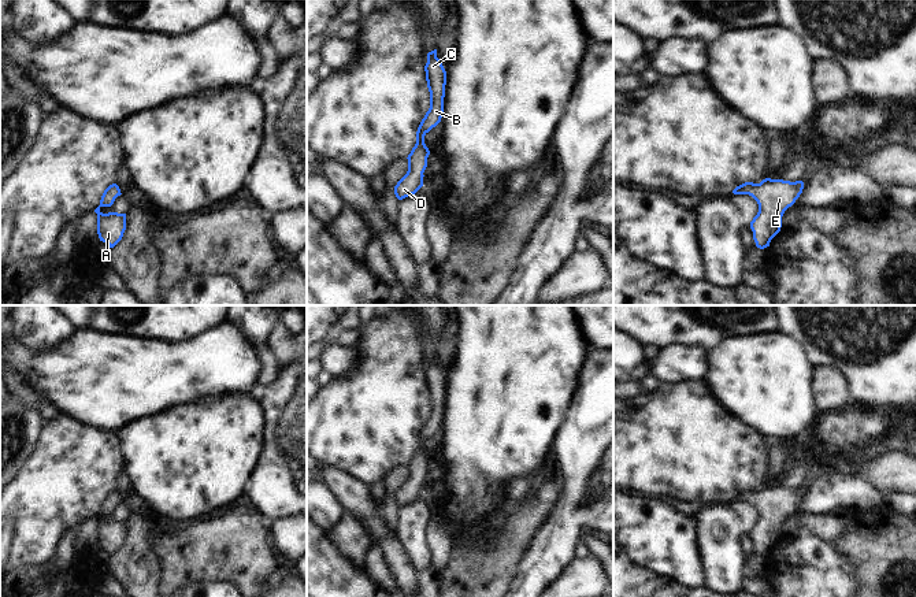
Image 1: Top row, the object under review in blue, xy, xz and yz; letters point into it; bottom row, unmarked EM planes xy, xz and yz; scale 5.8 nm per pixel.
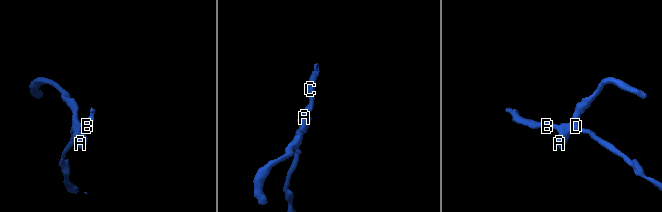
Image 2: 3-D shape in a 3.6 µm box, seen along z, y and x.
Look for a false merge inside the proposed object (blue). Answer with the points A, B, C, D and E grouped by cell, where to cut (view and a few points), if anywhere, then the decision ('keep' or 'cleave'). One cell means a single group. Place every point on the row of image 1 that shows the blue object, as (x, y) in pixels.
A B C D E | no cut | keep

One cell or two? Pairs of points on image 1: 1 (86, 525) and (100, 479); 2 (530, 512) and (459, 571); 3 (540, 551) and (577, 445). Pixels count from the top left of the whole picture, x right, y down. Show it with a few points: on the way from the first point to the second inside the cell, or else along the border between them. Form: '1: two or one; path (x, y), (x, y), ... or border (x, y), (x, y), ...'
1: two; border (93, 516), (84, 518), (75, 525)
2: one; path (512, 530), (477, 566)
3: one; path (566, 525), (577, 500), (577, 471)

